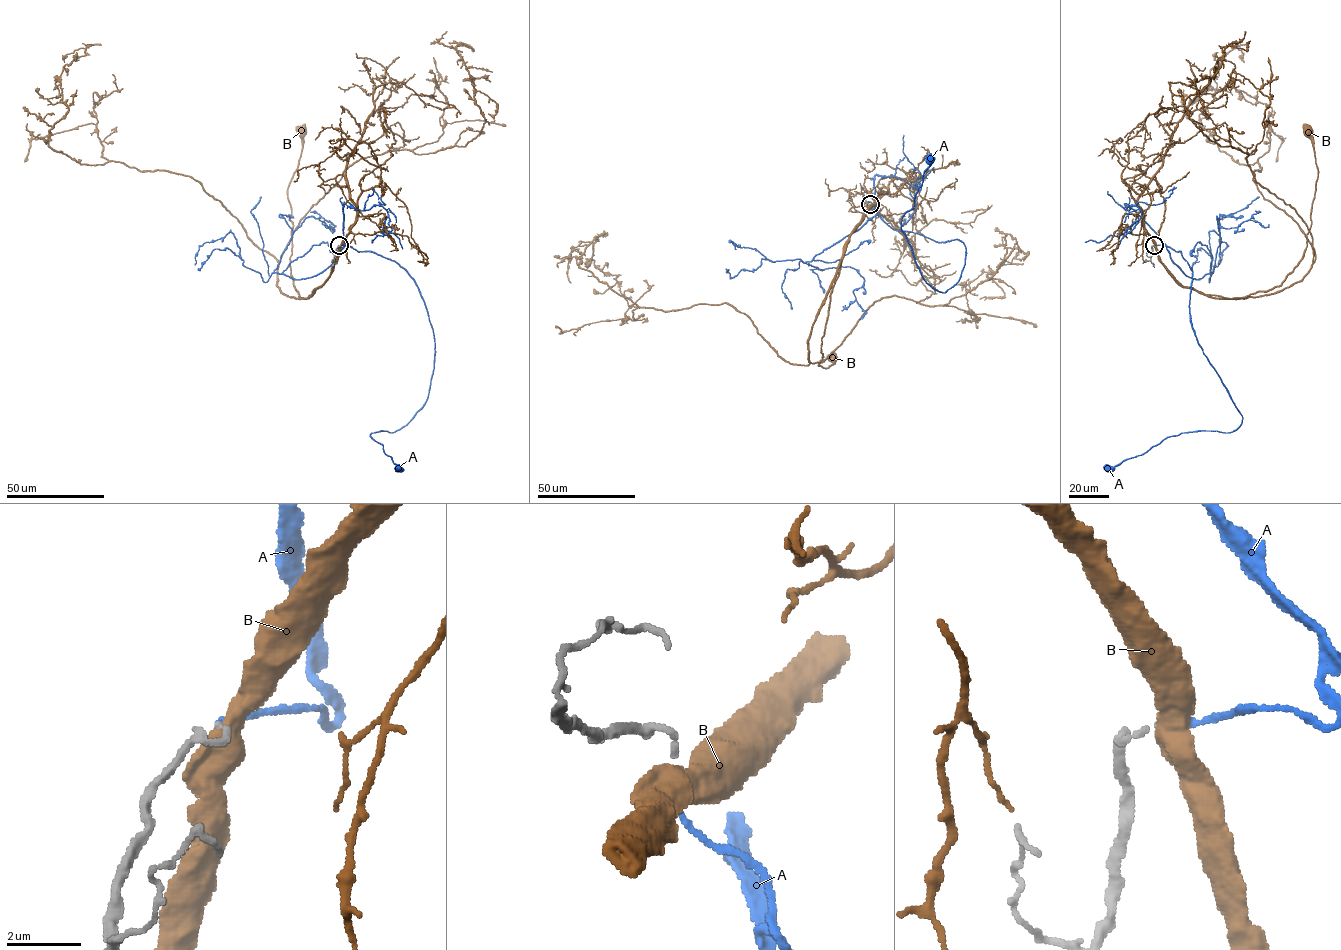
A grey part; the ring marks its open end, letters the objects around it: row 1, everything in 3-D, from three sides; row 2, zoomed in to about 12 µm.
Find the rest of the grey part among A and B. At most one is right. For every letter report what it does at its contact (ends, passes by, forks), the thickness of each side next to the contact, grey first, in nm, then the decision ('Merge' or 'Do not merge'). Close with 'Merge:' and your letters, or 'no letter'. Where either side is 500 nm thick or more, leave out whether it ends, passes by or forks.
A: It ends there. Thickness 130 nm (grey) against 160 nm. Merge
B: Thickness 130 nm (grey) against 500 nm. Do not merge
Merge: A

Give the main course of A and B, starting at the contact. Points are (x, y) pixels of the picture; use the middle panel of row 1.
A: (870, 204), (893, 229), (964, 244), (964, 265), (954, 285), (944, 293), (930, 286), (901, 228), (929, 159)
B: (870, 204), (850, 237), (831, 294), (821, 338), (823, 361), (819, 366), (827, 367), (833, 357)

